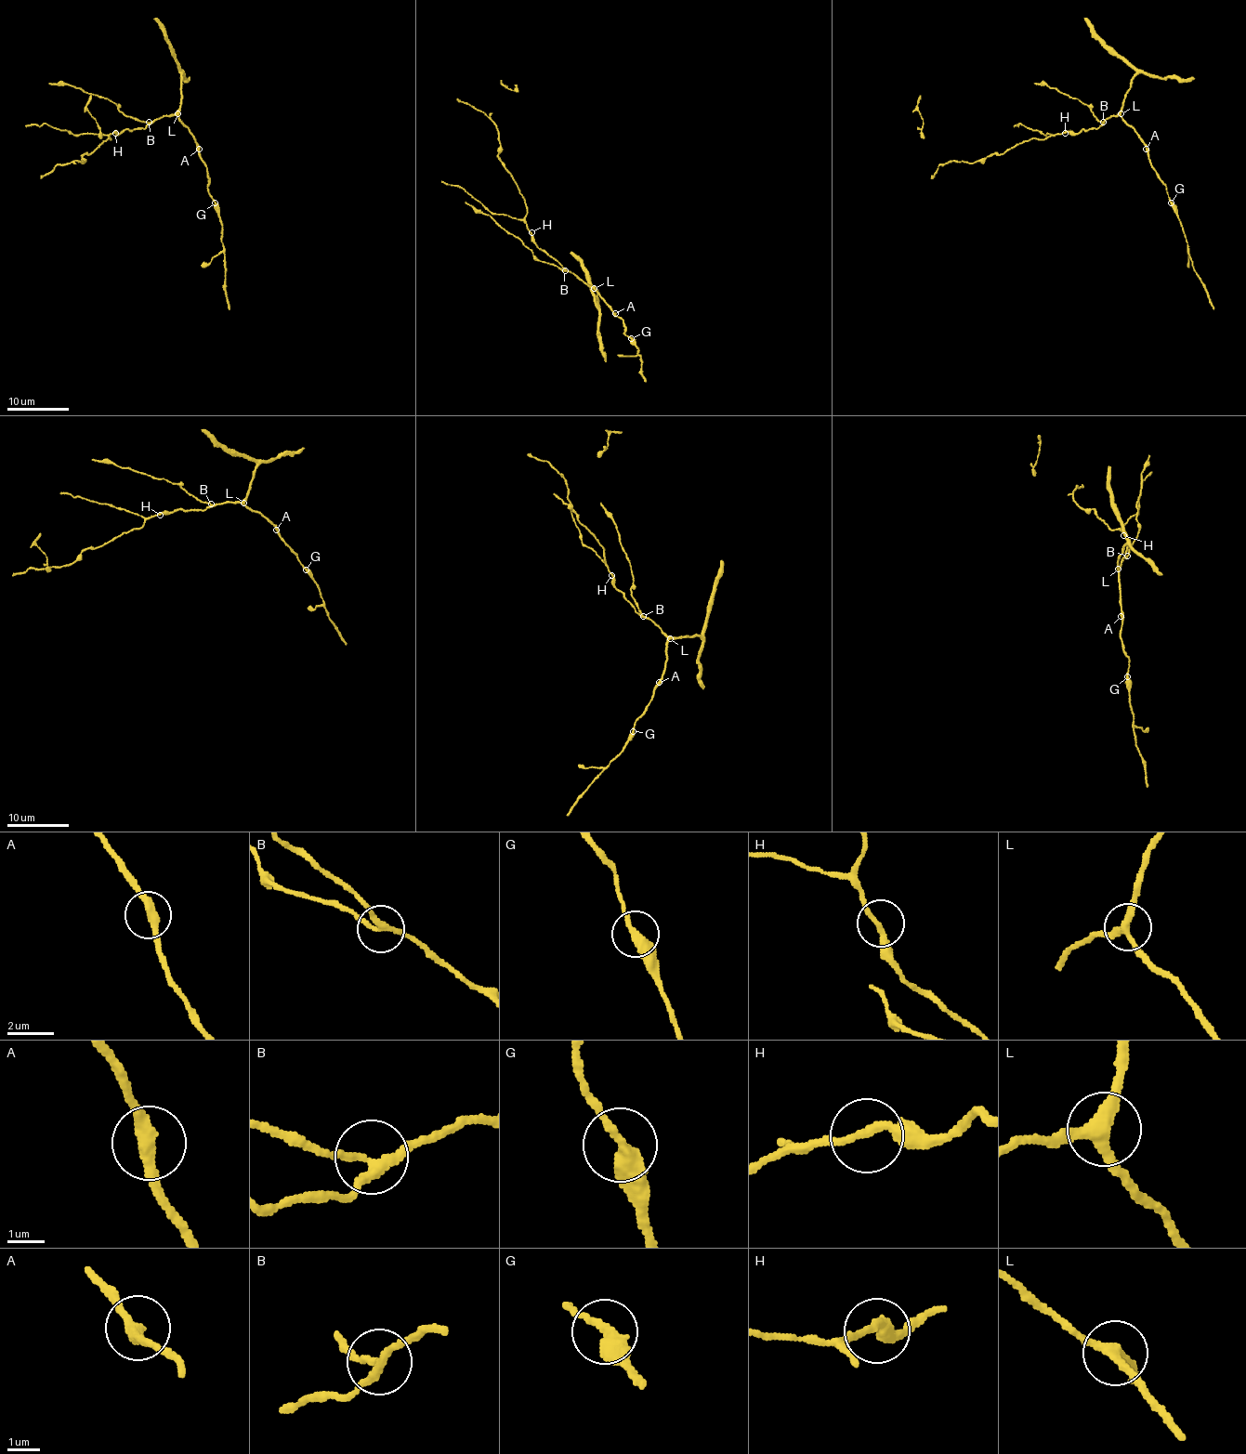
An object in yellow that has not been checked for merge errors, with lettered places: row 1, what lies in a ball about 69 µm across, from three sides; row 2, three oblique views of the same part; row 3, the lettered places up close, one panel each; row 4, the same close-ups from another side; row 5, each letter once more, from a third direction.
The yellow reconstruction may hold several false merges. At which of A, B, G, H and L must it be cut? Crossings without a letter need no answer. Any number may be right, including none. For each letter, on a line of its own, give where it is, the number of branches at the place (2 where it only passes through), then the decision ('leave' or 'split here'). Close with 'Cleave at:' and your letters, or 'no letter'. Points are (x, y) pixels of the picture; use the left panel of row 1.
A: place (199, 149); branches 2; leave
B: place (149, 122); branches 3; leave
G: place (215, 203); branches 2; leave
H: place (115, 133); branches 2; leave
L: place (177, 113); branches 3; leave
Cleave at: no letter

